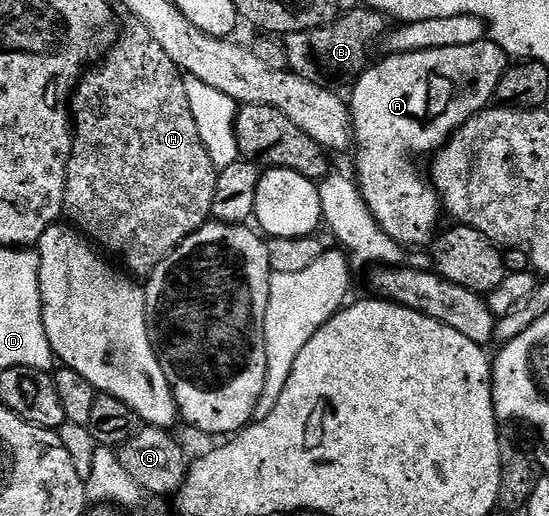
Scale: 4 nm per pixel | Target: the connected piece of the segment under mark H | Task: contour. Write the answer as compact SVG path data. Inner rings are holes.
M132 23L132 26L113 43L112 50L104 57L104 62L96 70L94 69L81 76L70 98L70 113L74 118L74 128L72 130L72 154L68 160L68 170L66 171L64 213L67 220L79 232L83 233L89 242L95 243L105 254L113 253L125 265L123 268L129 274L144 279L154 271L154 267L158 267L158 263L162 263L162 259L166 259L166 255L170 255L170 251L174 251L174 247L181 245L190 235L194 235L194 231L198 231L203 225L208 224L212 217L214 187L218 170L214 167L214 163L202 143L202 135L198 135L198 123L194 123L194 111L190 111L190 99L186 99L184 77L170 59L170 55L166 55L166 51L162 51L158 39L154 39L150 35L146 26Z

